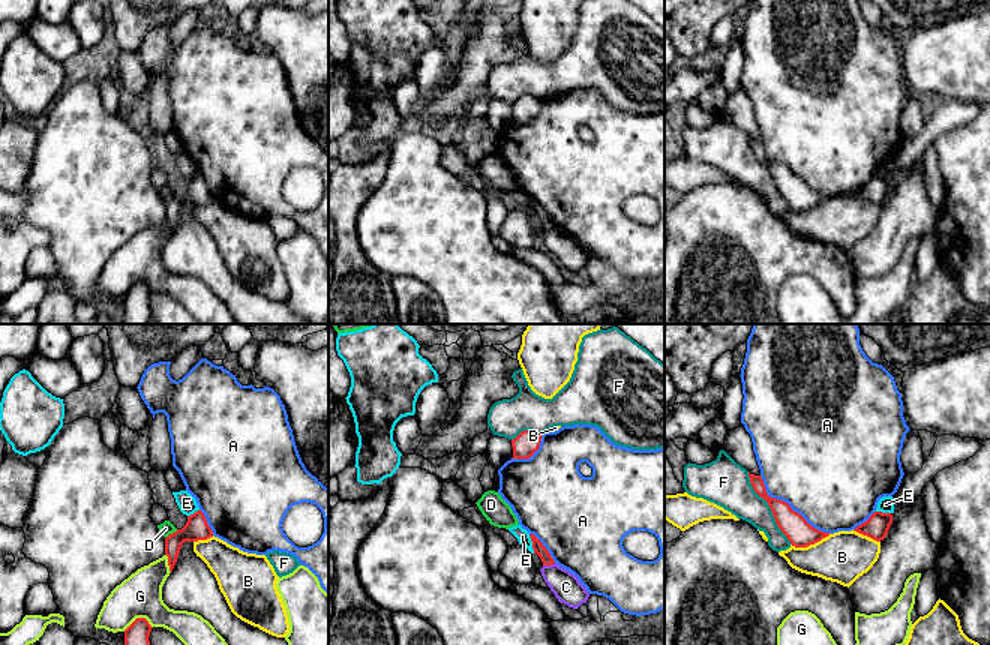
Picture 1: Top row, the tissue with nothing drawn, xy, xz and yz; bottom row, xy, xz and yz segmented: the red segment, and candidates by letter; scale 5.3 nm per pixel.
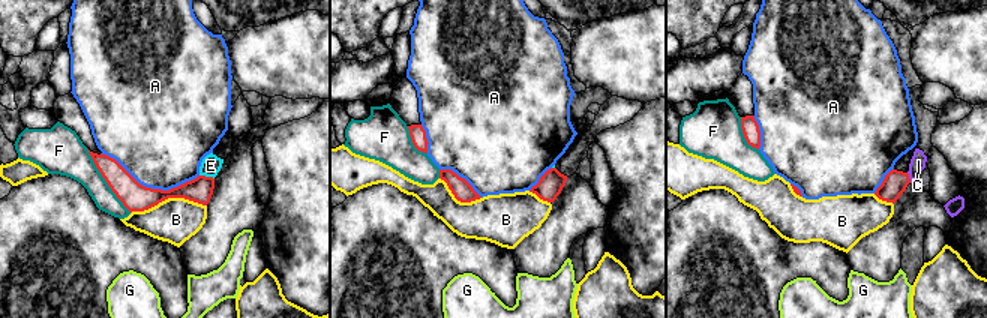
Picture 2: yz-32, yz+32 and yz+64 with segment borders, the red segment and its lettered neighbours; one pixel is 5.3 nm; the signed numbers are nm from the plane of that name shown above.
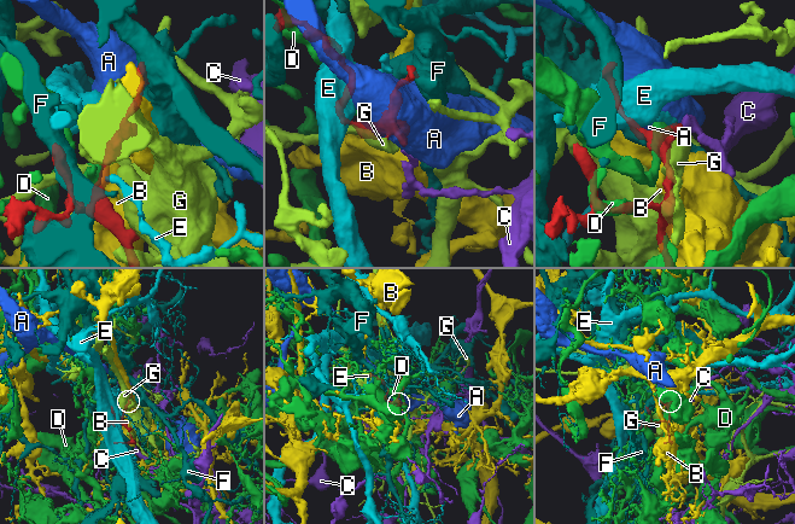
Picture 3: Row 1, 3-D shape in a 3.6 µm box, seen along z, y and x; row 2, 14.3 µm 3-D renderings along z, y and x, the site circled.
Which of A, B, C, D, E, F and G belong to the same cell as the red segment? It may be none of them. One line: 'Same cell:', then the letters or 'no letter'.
Same cell: no letter

